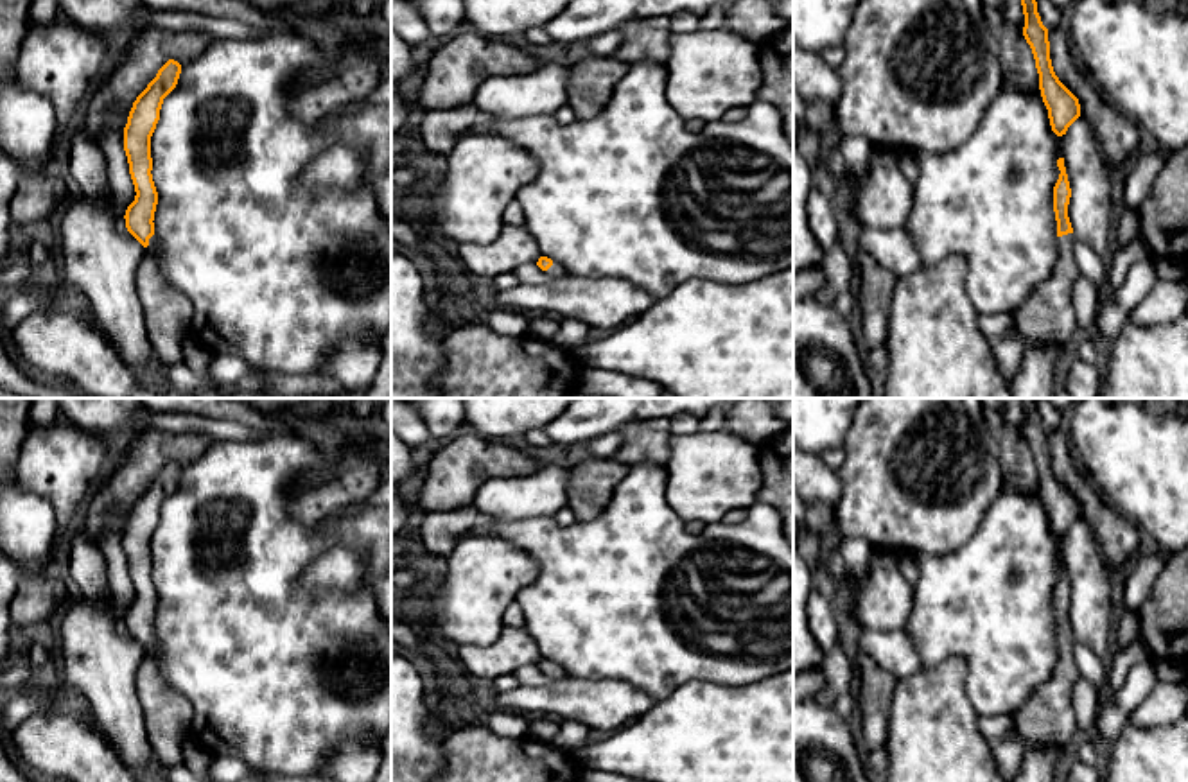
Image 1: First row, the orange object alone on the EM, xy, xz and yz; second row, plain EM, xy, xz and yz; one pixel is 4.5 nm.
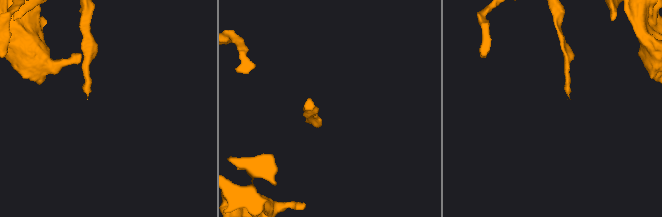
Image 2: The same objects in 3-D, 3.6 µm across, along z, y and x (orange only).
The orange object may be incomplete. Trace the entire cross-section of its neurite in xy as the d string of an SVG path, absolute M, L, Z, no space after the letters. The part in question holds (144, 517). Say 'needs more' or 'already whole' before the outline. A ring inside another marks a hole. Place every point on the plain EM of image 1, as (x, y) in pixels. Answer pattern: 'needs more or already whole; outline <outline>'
needs more; outline M169 461L136 499L124 529L124 552L135 586L135 603L126 612L127 633L145 649L136 673L136 696L144 710L147 739L160 764L183 764L183 743L190 734L194 708L172 689L156 664L154 613L158 594L153 583L151 538L160 522L163 500L176 490L181 466Z

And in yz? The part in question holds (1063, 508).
already whole; outline M1019 398L1025 416L1023 438L1032 450L1039 475L1039 491L1048 511L1052 533L1066 536L1068 529L1080 518L1079 500L1059 482L1050 461L1048 430L1037 414L1035 398Z

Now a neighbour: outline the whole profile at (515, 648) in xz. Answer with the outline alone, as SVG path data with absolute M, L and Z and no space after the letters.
M504 626L499 639L490 646L458 646L458 660L463 671L490 680L513 674L524 665L537 665L540 658L538 646L524 626Z

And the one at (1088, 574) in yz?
M1077 520L1066 533L1064 569L1071 590L1068 619L1077 642L1102 660L1111 653L1111 576L1089 524Z

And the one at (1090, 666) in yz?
M1077 640L1073 646L1073 660L1079 674L1096 689L1100 698L1104 698L1107 691L1107 671L1104 667L1104 660Z

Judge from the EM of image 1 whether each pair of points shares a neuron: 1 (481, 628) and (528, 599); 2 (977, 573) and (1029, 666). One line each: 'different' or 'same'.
1: different
2: same

